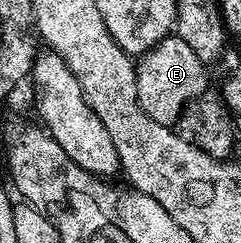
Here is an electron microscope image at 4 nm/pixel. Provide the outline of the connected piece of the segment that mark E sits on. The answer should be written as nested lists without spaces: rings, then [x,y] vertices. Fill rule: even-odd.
[[[176,34],[165,36],[155,48],[142,53],[136,64],[136,90],[142,109],[156,122],[167,126],[178,123],[178,116],[193,96],[206,87],[206,72],[196,53]]]

